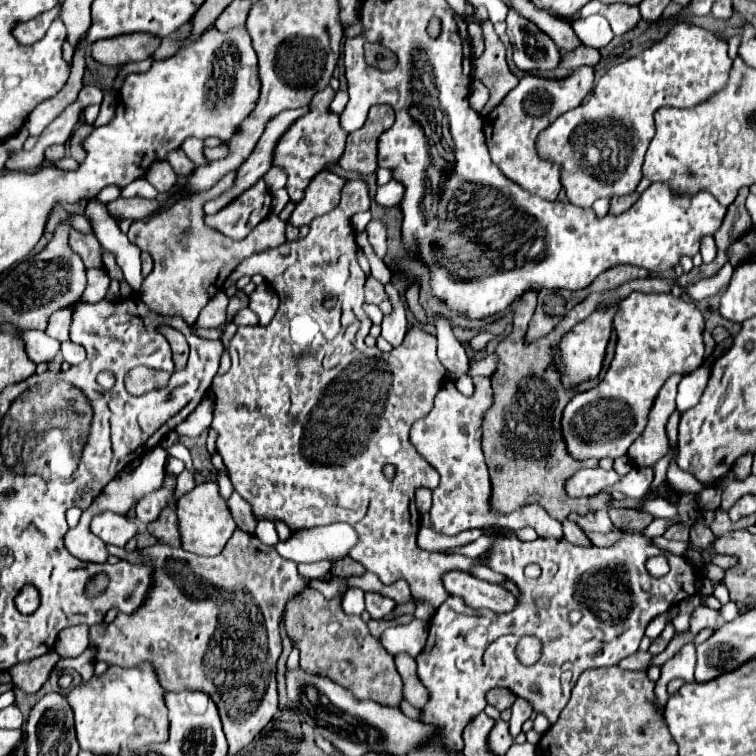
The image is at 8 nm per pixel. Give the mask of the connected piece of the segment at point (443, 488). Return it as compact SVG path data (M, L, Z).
M473 377L473 385L475 393L471 397L465 397L453 385L445 383L435 397L431 413L415 421L411 427L413 447L441 475L441 483L433 491L433 529L443 535L457 535L461 531L483 525L499 525L513 531L533 527L539 537L563 537L561 523L549 517L549 513L537 503L503 515L491 507L491 481L481 451L481 419L485 409L489 409L489 405L493 403L493 389L489 377Z

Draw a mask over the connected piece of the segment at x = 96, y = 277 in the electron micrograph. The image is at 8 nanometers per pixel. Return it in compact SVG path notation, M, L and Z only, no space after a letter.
M89 269L87 271L87 289L83 293L85 303L97 303L105 297L109 289L109 275L105 269Z

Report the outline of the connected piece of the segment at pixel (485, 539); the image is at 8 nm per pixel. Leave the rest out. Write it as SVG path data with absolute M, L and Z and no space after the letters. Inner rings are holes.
M482 535L473 543L465 545L461 548L445 549L441 550L441 552L446 554L459 554L469 558L475 558L484 553L494 542L495 538Z

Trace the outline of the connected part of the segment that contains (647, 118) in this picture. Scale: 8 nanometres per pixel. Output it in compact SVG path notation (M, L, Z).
M677 21L661 41L645 49L641 55L611 67L579 107L563 113L553 125L549 125L549 129L539 135L539 153L561 165L561 183L569 201L579 207L591 207L601 197L631 195L643 177L643 157L655 131L653 113L663 105L695 107L703 103L707 97L725 87L731 63L733 61L727 55L725 41L701 27Z

